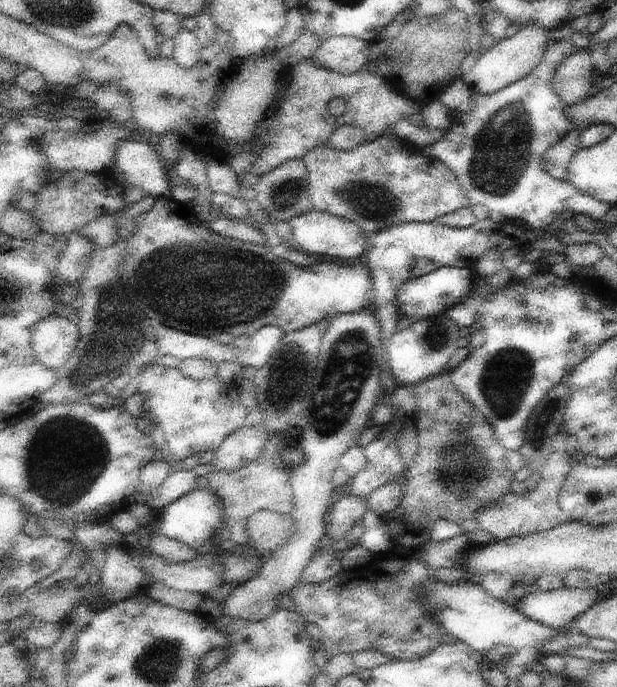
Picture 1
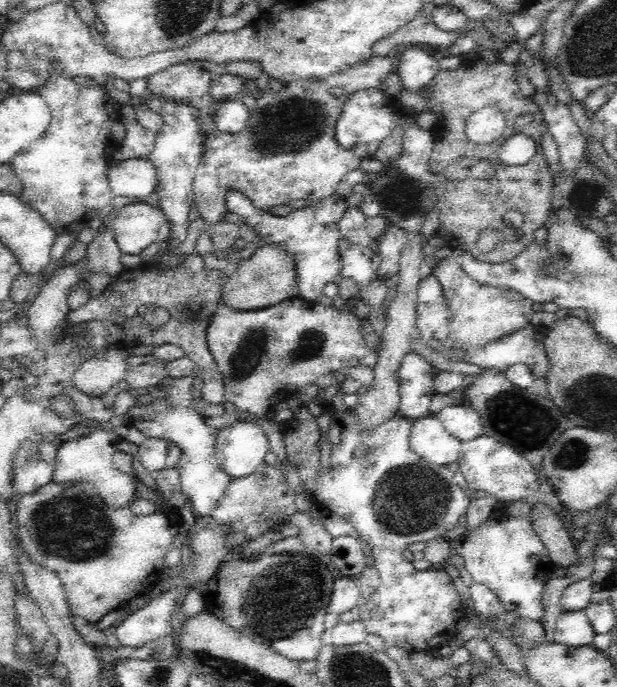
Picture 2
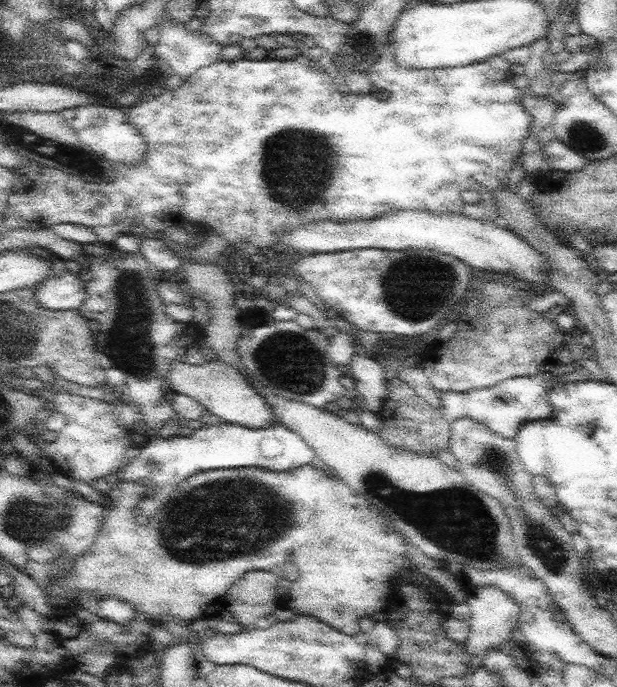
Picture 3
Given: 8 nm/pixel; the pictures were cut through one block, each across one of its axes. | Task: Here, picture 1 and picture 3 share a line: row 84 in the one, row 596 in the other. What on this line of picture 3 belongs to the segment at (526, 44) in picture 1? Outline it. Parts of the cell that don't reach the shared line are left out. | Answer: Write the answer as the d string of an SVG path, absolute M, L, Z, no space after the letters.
M483 586L467 594L467 604L471 610L471 618L469 619L471 629L465 640L468 655L483 659L488 655L488 651L498 649L500 645L512 641L512 631L517 628L521 613L520 605L513 599L513 596L502 592L499 588Z

